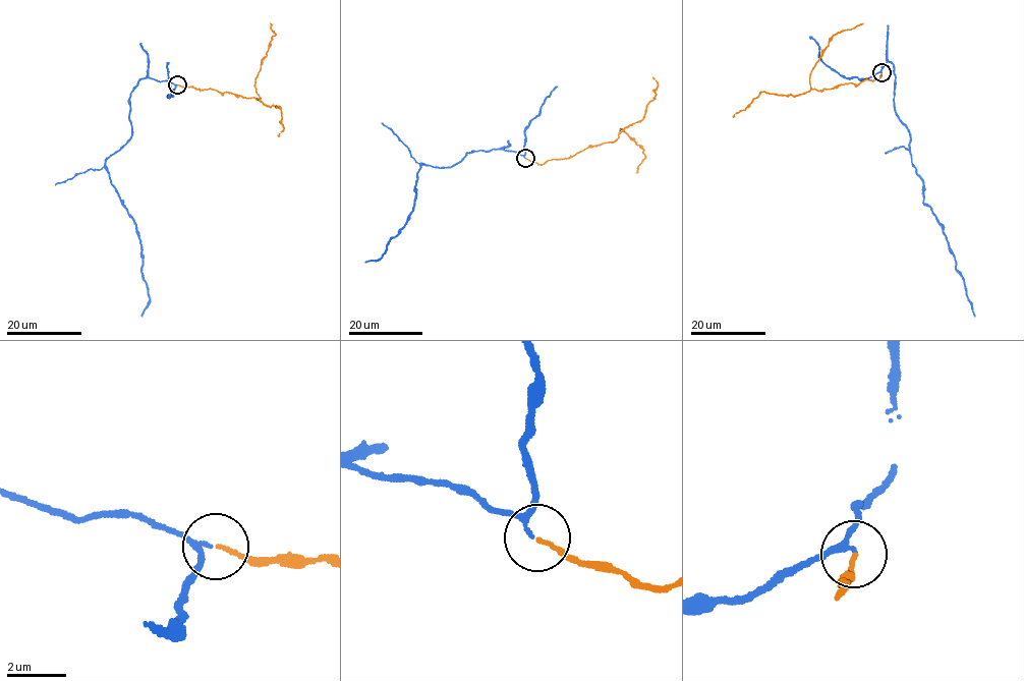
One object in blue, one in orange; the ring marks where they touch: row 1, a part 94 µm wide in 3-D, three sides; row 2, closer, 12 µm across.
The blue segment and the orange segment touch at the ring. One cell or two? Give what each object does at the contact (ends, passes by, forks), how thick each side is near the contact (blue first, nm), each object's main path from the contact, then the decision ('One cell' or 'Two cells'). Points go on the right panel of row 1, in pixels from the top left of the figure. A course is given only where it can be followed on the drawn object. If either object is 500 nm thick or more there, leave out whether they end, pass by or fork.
At the ring blue passes by. At the ring orange ends. Thickness 130 nm (blue) against 120 nm. Course of blue: (882, 72), (887, 62), (893, 65), (895, 112), (910, 134), (909, 151), (924, 203), (948, 242), (974, 316). Course of orange: (882, 72), (877, 79), (839, 84), (828, 90), (811, 88), (812, 68), (833, 36), (863, 23). One cell

